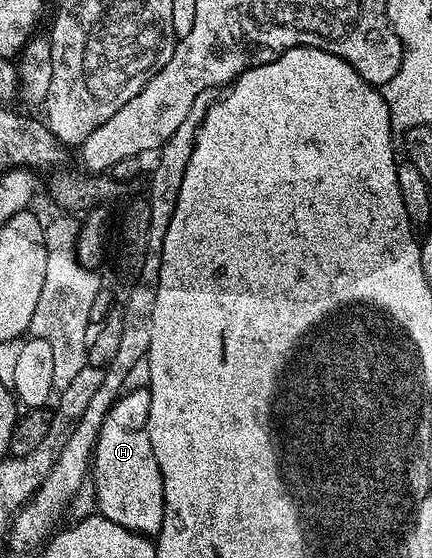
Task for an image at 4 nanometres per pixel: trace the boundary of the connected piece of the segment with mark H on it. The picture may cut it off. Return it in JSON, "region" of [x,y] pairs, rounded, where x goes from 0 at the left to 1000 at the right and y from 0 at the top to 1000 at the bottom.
{"region":[[[287,699],[255,738],[236,753],[222,783],[222,801],[213,805],[208,826],[208,878],[218,887],[220,912],[245,932],[264,932],[336,961],[359,961],[375,946],[380,923],[380,869],[375,846],[366,846],[366,828],[356,824],[356,803],[347,803],[343,780],[343,740],[347,738],[347,703]]]}

